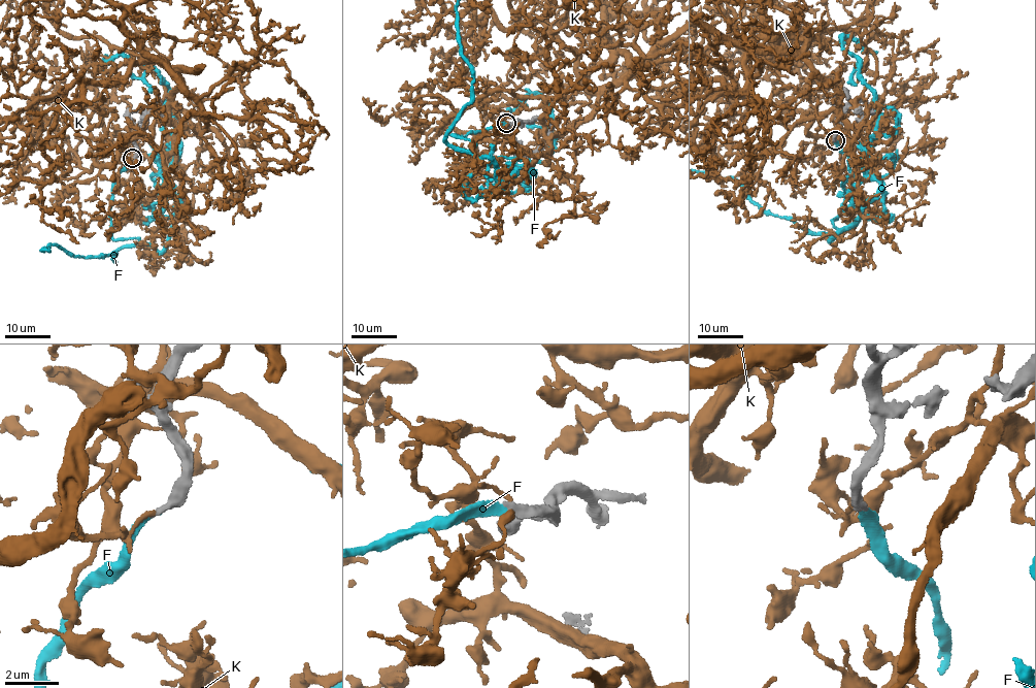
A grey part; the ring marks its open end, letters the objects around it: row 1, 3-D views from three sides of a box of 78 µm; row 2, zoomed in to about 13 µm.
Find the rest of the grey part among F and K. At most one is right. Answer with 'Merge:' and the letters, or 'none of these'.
Merge: F

